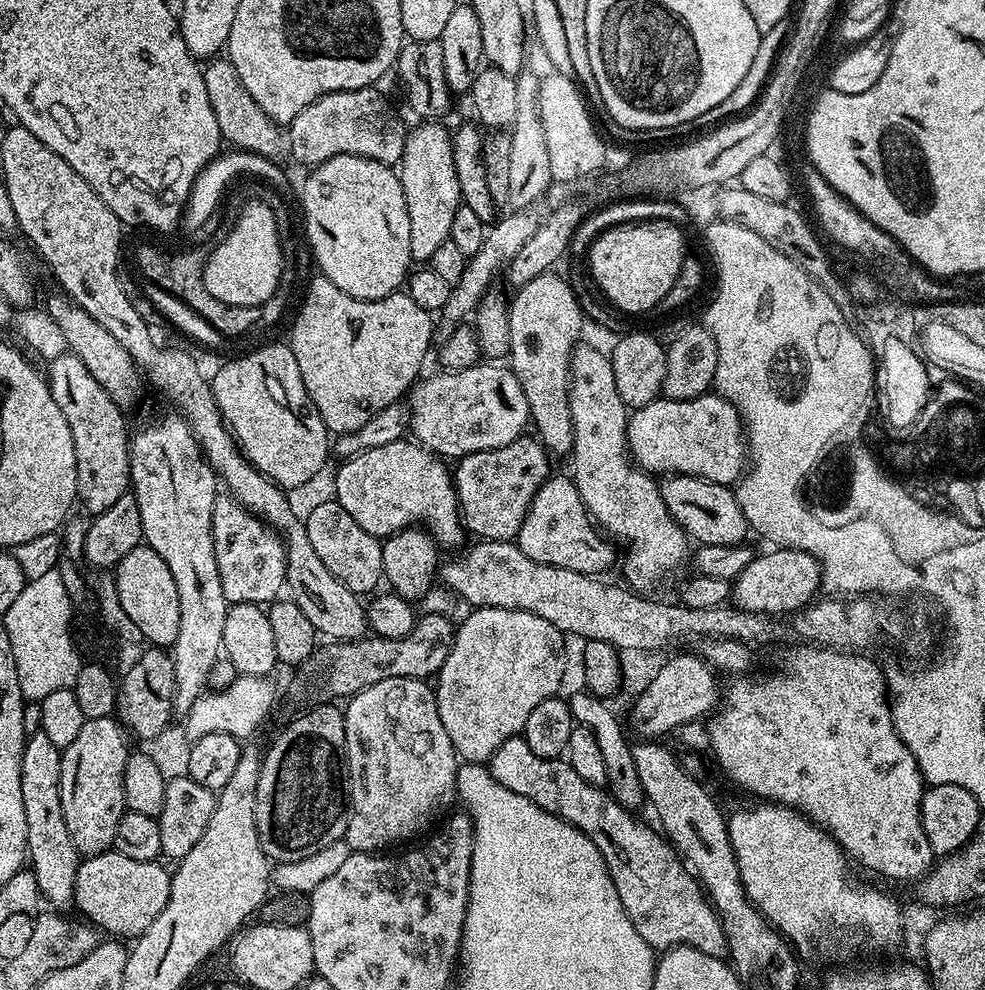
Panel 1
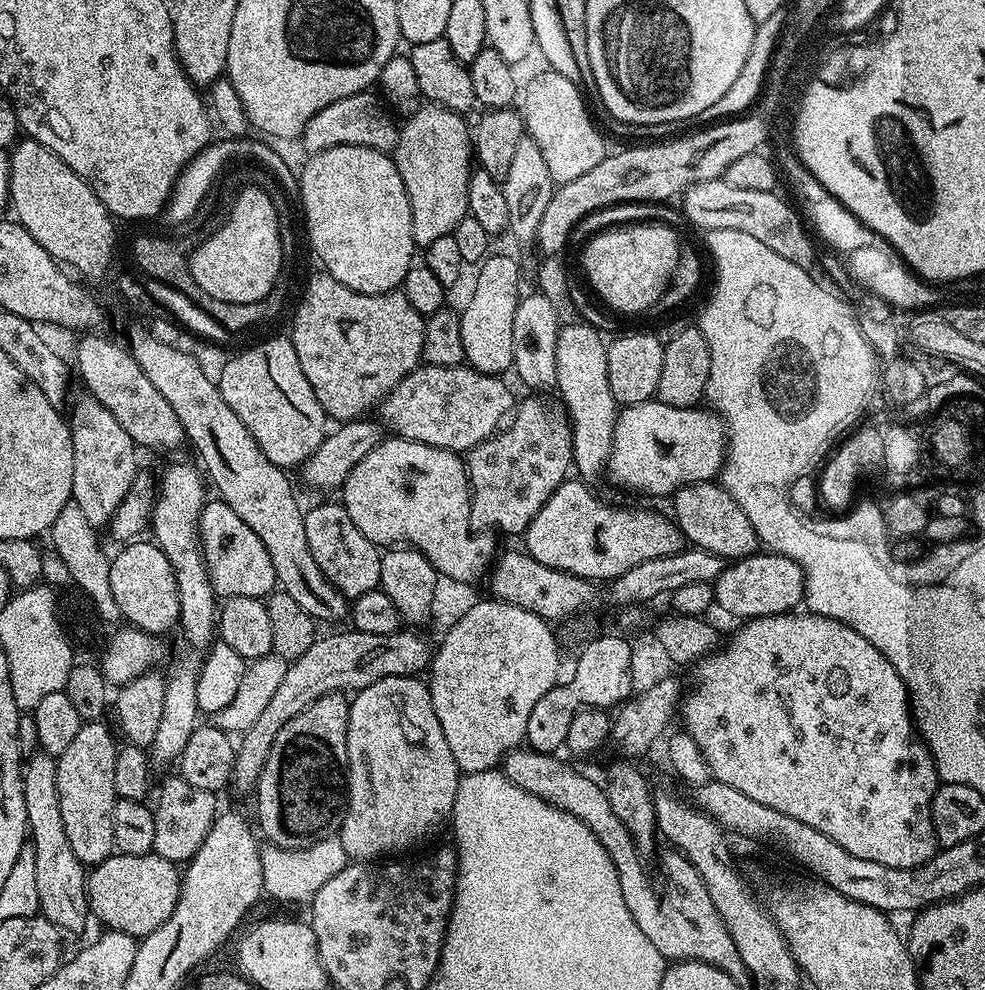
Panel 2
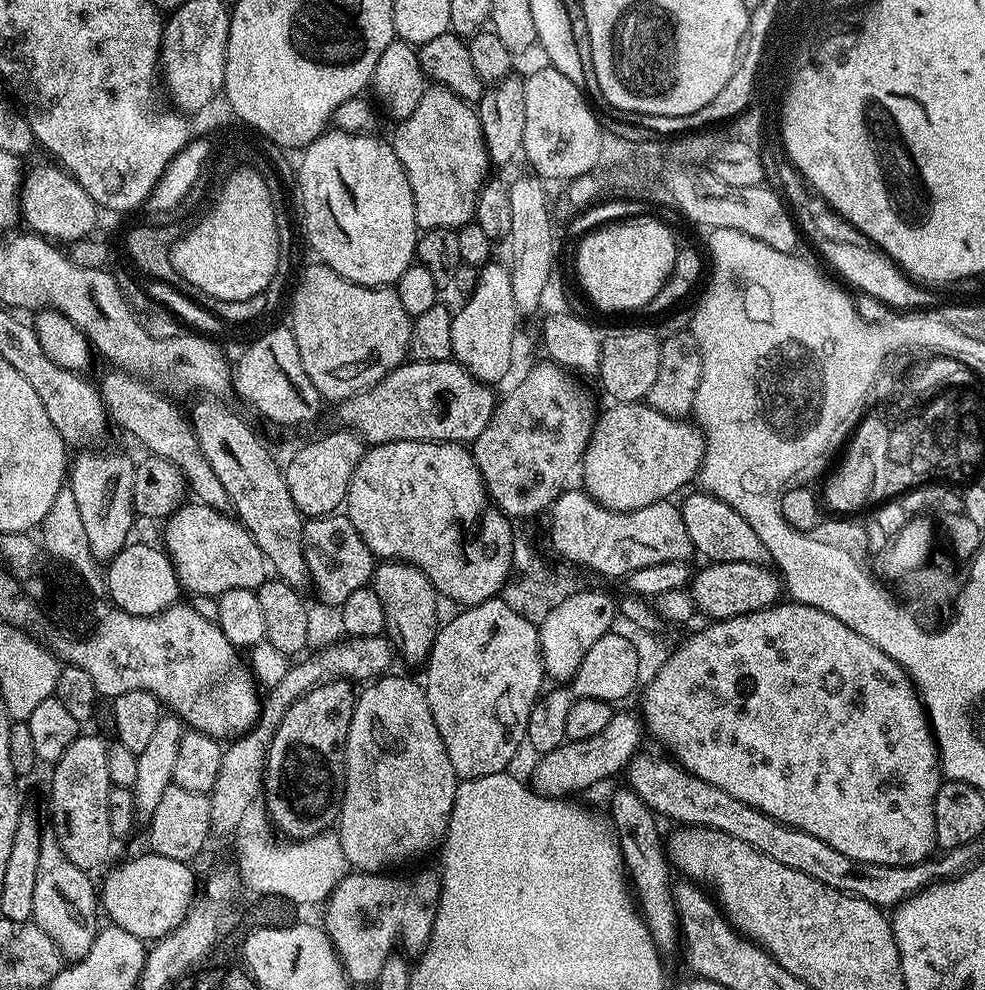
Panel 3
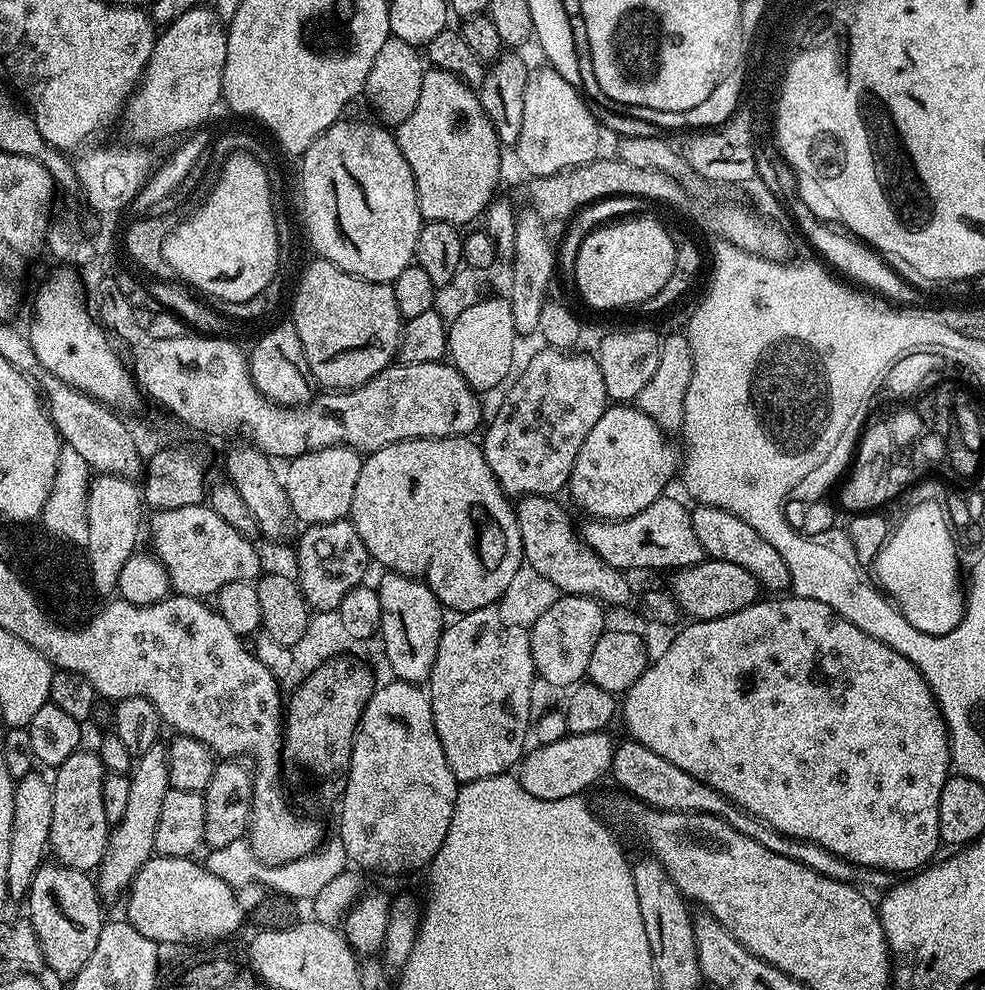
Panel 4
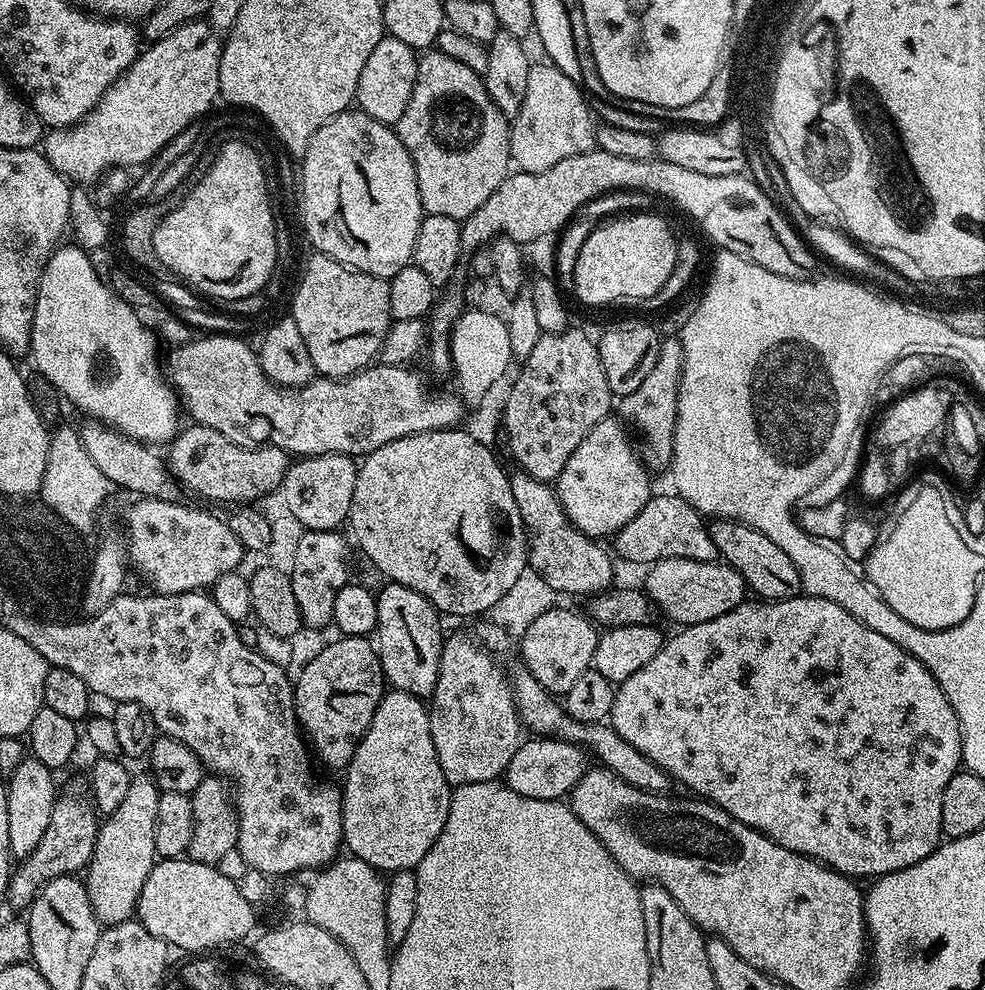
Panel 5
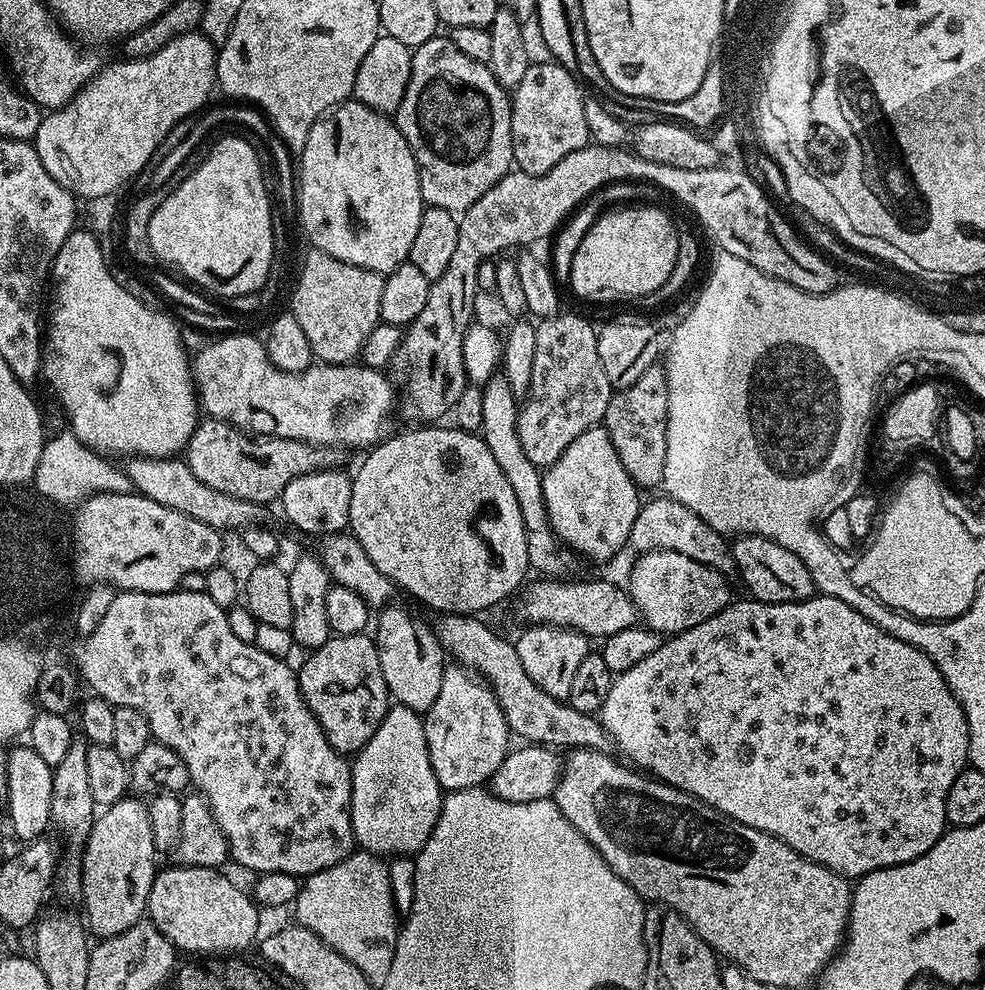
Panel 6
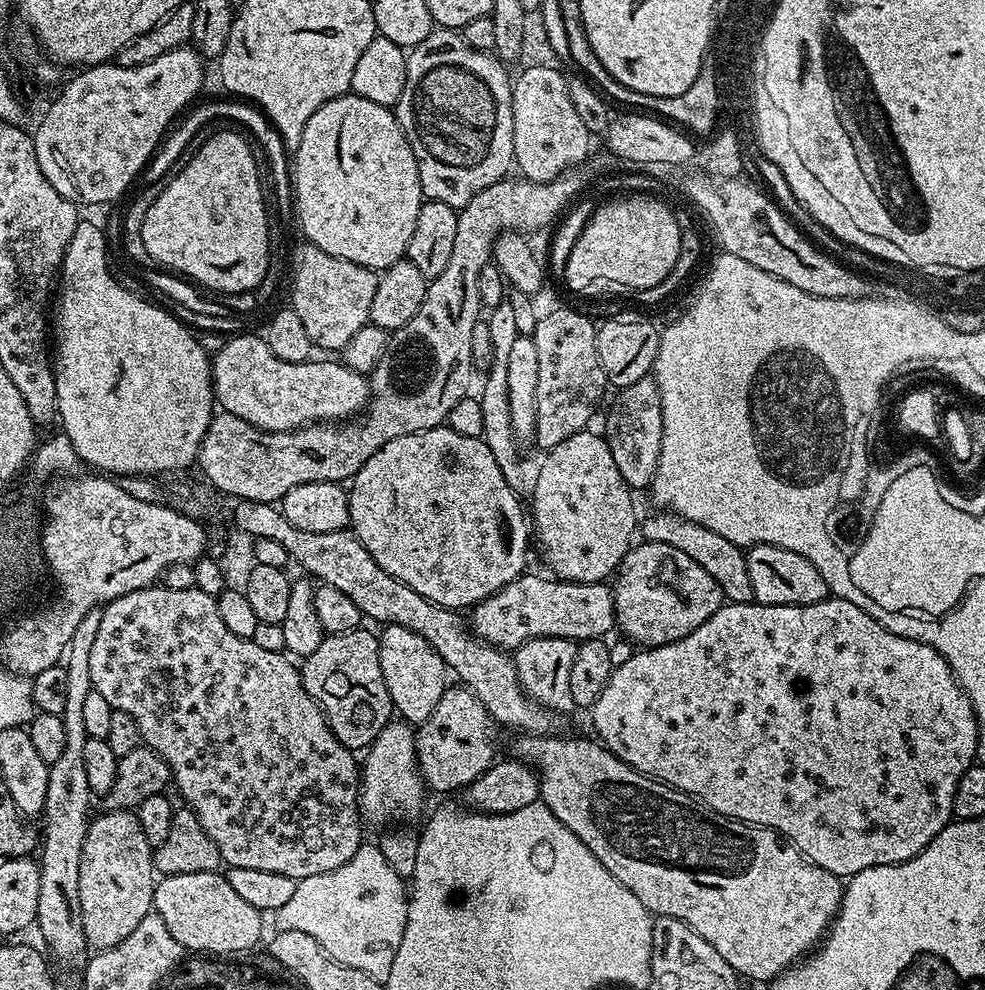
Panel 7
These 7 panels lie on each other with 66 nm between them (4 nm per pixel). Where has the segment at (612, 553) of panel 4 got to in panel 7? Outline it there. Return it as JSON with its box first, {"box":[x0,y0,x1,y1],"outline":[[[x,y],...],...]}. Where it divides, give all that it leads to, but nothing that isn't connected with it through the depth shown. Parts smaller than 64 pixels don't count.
{"box":[642,510,754,603],"outline":[[[664,510],[657,511],[655,514],[657,516],[648,516],[645,520],[643,517],[642,536],[644,532],[645,541],[653,540],[669,544],[682,550],[682,554],[694,558],[694,562],[698,562],[698,566],[702,566],[702,570],[706,570],[706,574],[710,574],[714,582],[718,582],[718,586],[731,603],[753,603],[754,589],[751,588],[750,578],[746,574],[744,552],[737,544],[729,542],[727,538],[722,538],[722,534],[714,534],[714,530],[706,530],[706,526],[698,526],[694,522],[683,520],[681,516],[669,514]]]}

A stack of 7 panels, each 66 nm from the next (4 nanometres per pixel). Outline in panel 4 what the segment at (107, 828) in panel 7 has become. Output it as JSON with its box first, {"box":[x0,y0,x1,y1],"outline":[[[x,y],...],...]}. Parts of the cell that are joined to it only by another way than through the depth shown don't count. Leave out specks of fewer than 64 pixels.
{"box":[95,742,169,900],"outline":[[[158,742],[135,761],[130,773],[130,795],[122,818],[108,833],[108,845],[95,877],[96,887],[103,899],[116,900],[132,887],[132,879],[154,855],[154,834],[158,831],[158,813],[169,790],[168,749]]]}

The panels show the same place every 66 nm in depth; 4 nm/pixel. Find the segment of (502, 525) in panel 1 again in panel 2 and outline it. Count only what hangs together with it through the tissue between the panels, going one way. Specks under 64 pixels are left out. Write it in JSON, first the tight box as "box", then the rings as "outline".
{"box":[466,394,573,534],"outline":[[[532,394],[529,400],[515,405],[510,423],[501,427],[496,435],[482,441],[478,446],[468,449],[466,467],[468,484],[472,487],[472,520],[485,524],[488,528],[497,528],[500,532],[523,534],[530,526],[534,514],[542,510],[546,498],[554,492],[563,480],[569,479],[573,471],[572,462],[572,425],[567,411],[559,403],[540,401],[539,395]]]}

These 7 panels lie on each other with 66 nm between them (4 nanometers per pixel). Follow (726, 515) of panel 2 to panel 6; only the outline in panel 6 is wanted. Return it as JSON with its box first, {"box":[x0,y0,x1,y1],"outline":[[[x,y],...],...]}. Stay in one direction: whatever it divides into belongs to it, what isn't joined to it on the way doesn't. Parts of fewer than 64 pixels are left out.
{"box":[731,535,816,604],"outline":[[[739,535],[731,541],[732,562],[735,571],[740,571],[740,580],[748,587],[747,595],[754,600],[767,604],[789,604],[799,600],[808,600],[816,592],[814,578],[798,554],[790,554],[786,546],[778,546],[770,538]]]}

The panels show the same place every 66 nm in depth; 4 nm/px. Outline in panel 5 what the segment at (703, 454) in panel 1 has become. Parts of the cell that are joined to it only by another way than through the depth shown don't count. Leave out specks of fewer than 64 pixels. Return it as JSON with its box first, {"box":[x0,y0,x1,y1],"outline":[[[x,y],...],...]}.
{"box":[554,418,654,537],"outline":[[[609,418],[598,422],[598,426],[586,434],[578,450],[570,454],[570,462],[562,466],[562,474],[554,482],[562,510],[571,524],[586,536],[615,537],[654,495],[653,477],[645,468],[634,444],[632,448],[627,435],[629,433],[619,419]]]}

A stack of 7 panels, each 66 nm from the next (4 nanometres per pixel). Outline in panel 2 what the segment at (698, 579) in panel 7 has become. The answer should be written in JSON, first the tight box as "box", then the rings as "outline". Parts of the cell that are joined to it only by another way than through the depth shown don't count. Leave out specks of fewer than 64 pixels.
{"box":[714,551,804,622],"outline":[[[757,551],[754,556],[733,560],[714,581],[714,604],[732,616],[747,622],[759,616],[777,616],[801,607],[804,598],[804,575],[790,558],[777,552]]]}

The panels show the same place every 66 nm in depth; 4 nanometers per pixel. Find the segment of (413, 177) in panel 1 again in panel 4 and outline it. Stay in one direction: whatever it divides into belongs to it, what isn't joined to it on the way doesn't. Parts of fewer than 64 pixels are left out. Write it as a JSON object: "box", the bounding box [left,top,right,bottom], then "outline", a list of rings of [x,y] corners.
{"box":[394,67,502,226],"outline":[[[429,67],[422,78],[422,94],[418,94],[414,114],[395,129],[394,135],[414,174],[420,215],[425,221],[465,226],[471,220],[479,221],[484,216],[498,192],[496,183],[500,180],[502,145],[486,110],[482,110],[477,89],[446,70]]]}

